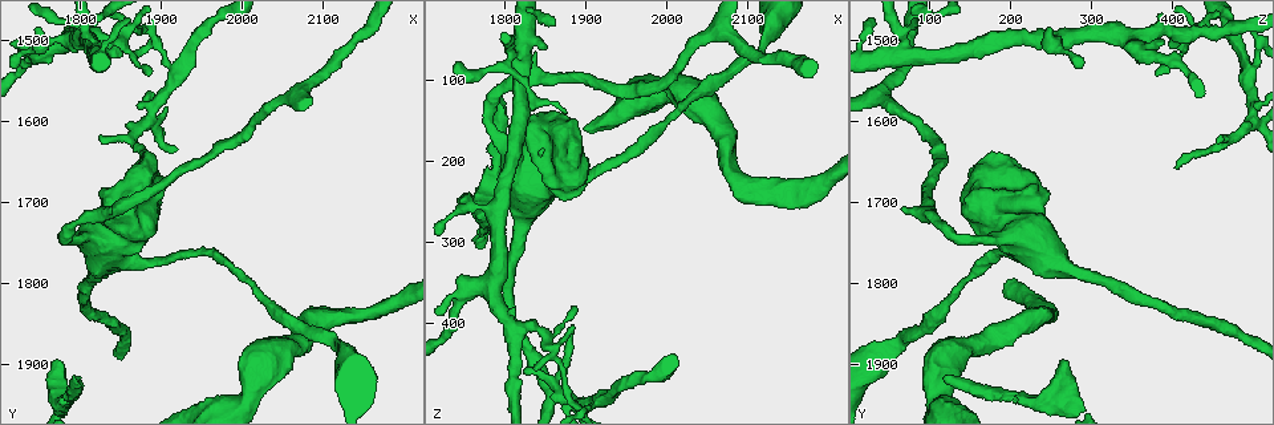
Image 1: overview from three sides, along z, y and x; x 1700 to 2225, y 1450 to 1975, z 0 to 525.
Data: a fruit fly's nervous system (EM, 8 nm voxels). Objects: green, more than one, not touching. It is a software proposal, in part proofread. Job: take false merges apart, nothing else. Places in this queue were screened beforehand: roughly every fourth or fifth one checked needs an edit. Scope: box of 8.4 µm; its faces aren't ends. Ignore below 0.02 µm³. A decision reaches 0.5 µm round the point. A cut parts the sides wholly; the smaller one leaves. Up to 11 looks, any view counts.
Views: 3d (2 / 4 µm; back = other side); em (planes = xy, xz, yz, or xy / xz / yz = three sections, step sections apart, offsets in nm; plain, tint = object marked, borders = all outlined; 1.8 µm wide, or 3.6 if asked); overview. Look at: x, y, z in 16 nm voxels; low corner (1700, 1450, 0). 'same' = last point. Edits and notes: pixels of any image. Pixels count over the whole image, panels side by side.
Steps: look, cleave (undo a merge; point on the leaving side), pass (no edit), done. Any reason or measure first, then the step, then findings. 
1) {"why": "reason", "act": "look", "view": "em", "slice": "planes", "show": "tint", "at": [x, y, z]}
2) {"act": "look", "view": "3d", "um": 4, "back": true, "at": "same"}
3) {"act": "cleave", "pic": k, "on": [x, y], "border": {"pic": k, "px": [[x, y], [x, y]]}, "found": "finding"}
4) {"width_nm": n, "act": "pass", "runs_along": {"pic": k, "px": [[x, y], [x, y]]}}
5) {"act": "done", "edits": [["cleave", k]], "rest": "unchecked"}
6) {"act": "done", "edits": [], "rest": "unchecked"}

{"why": "calibre changes", "act": "look", "view": "3d", "um": 2, "at": [2120, 1880, 55]}

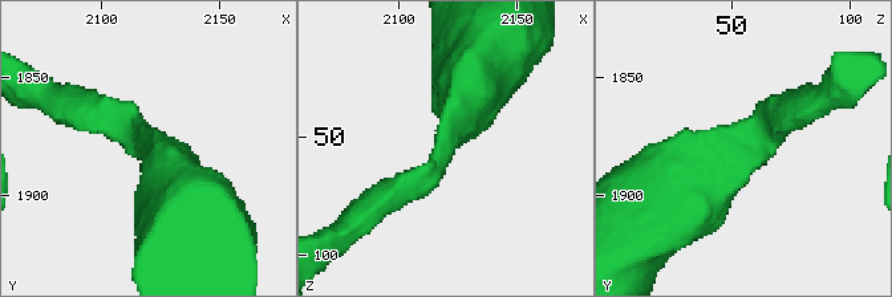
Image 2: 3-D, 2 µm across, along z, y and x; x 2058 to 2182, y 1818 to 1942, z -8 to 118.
{"arm_widths_nm": [220, 550], "act": "look", "view": "em", "slice": "planes", "show": "tint", "at": [2119, 1877, 56]}

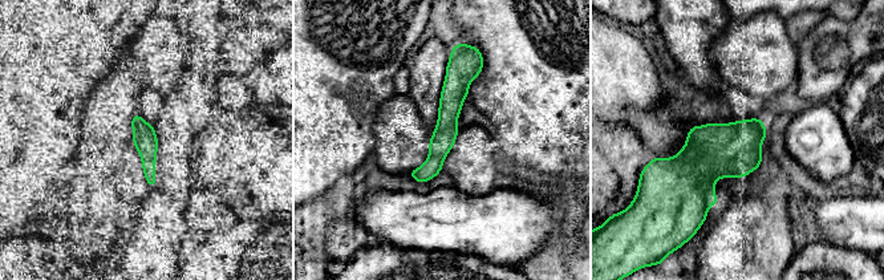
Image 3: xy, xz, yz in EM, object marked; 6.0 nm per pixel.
{"width_nm": 140, "act": "pass", "runs_along": {"pic": 3, "px": [[457, 63], [446, 132], [420, 178]]}, "found": "all the same neuron"}

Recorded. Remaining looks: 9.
{"act": "look", "view": "3d", "um": 4, "at": [1820, 1515, 65]}

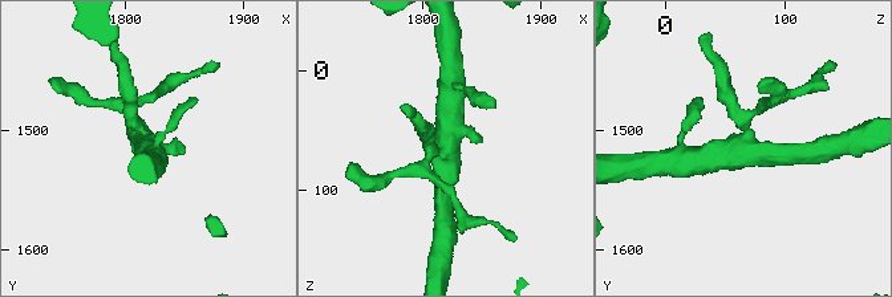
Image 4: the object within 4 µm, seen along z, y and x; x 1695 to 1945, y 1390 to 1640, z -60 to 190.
{"arms": 3, "why": "shape alone is not enough", "act": "look", "view": "em", "slice": "yz", "step": 4, "show": "tint", "at": [1820, 1518, 60]}

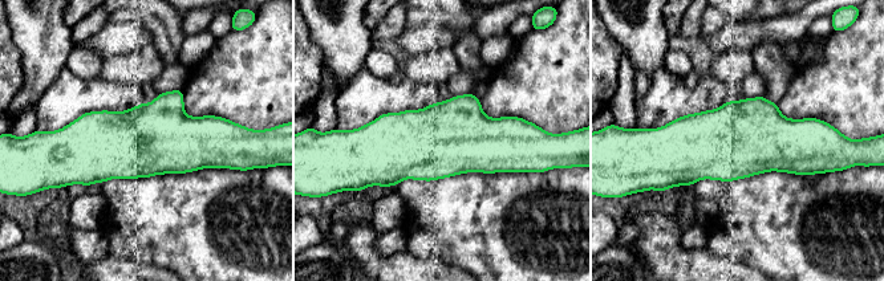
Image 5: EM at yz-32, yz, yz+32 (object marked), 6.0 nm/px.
{"act": "look", "view": "em", "slice": "planes", "show": "tint", "at": "same"}

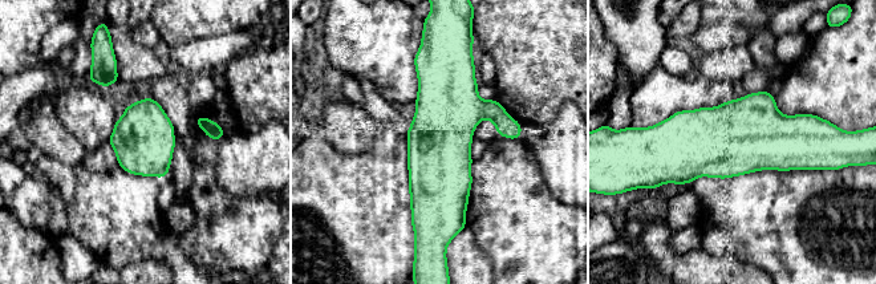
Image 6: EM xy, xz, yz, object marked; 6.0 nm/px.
{"act": "pass", "found": "continuous, no second neuron"}

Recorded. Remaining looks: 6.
{"why": "touches itself", "act": "look", "view": "3d", "um": 4, "at": [1880, 1665, 160]}

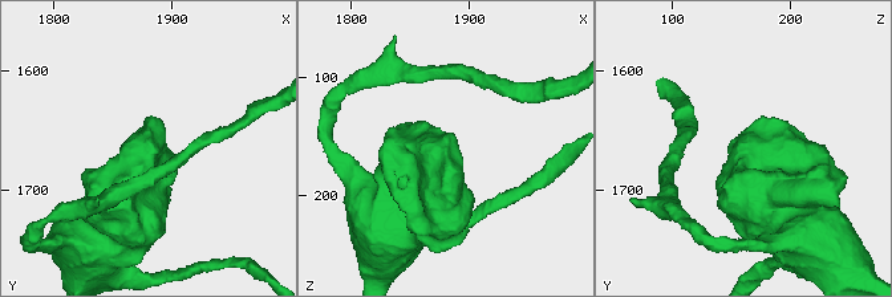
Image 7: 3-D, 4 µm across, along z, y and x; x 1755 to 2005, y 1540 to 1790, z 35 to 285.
{"act": "look", "view": "em", "um": 3.6, "slice": "yz", "step": 8, "show": "tint", "at": [1880, 1664, 162]}

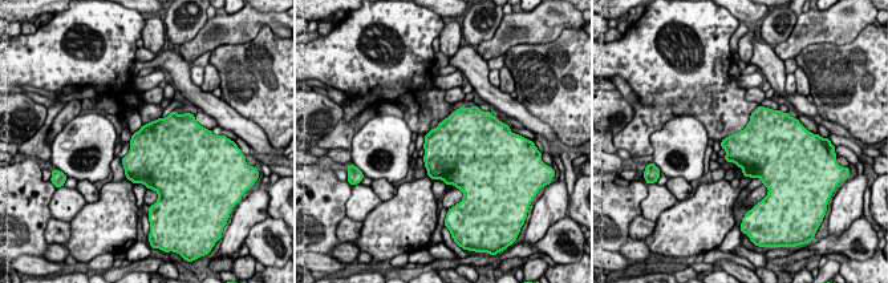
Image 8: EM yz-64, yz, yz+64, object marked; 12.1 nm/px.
{"act": "pass", "found": "one neuron here"}

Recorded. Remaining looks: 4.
{"why": "a narrow waist", "act": "look", "view": "em", "slice": "xz", "step": 16, "show": "tint", "at": [1800, 1720, 110]}

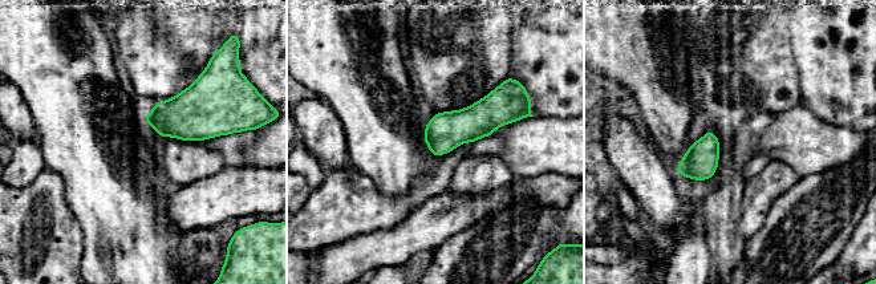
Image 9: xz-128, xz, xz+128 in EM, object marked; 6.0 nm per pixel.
{"why": "cut it another way", "act": "look", "view": "em", "slice": "planes", "show": "tint", "at": "same"}

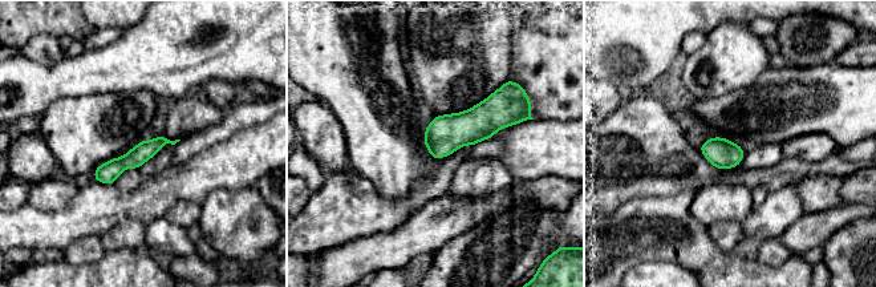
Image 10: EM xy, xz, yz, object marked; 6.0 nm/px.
{"width_nm": 120, "act": "pass", "runs_along": {"pic": 10, "px": [[163, 140], [108, 173], [97, 176]]}, "found": "one neuron here"}

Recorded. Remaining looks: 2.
{"act": "done", "edits": [], "rest": "unchecked"}

